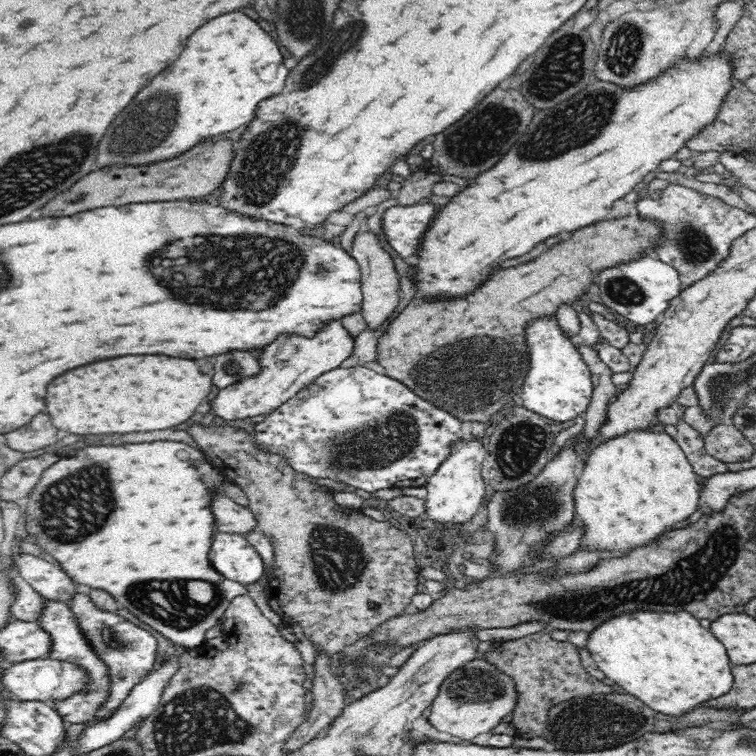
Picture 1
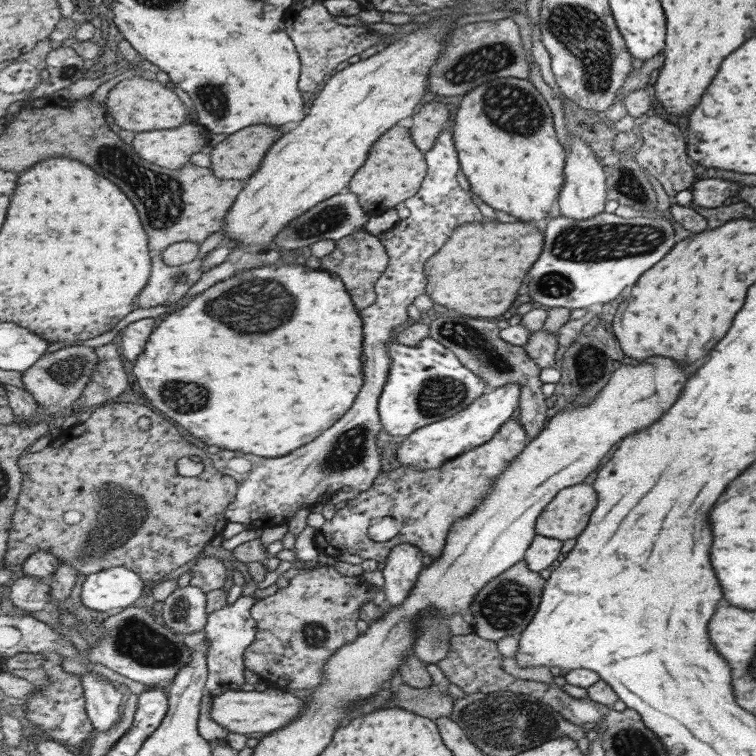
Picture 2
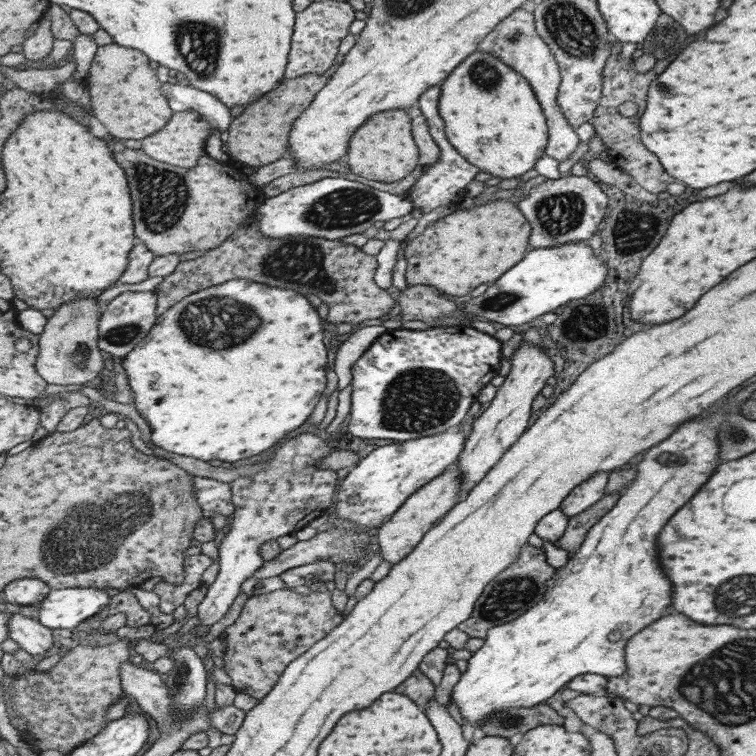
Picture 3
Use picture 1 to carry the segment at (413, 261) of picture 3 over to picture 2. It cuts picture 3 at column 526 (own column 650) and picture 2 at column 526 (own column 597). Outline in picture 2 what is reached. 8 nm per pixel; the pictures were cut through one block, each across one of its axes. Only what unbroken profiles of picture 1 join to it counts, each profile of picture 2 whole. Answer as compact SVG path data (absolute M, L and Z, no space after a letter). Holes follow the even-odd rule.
M495 219L461 226L453 240L428 261L427 294L437 304L457 310L451 313L478 319L499 318L517 300L527 272L539 260L544 246L545 235L533 223L501 224Z

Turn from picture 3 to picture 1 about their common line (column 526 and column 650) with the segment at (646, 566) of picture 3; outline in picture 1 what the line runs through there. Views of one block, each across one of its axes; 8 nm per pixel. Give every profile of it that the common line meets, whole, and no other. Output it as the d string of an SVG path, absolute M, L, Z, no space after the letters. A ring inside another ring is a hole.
M634 612L618 616L590 632L586 647L608 679L616 682L616 685L650 709L677 719L690 715L710 700L719 699L726 692L732 691L735 684L733 665L724 643L714 636L710 628L702 627L699 619L689 612Z

